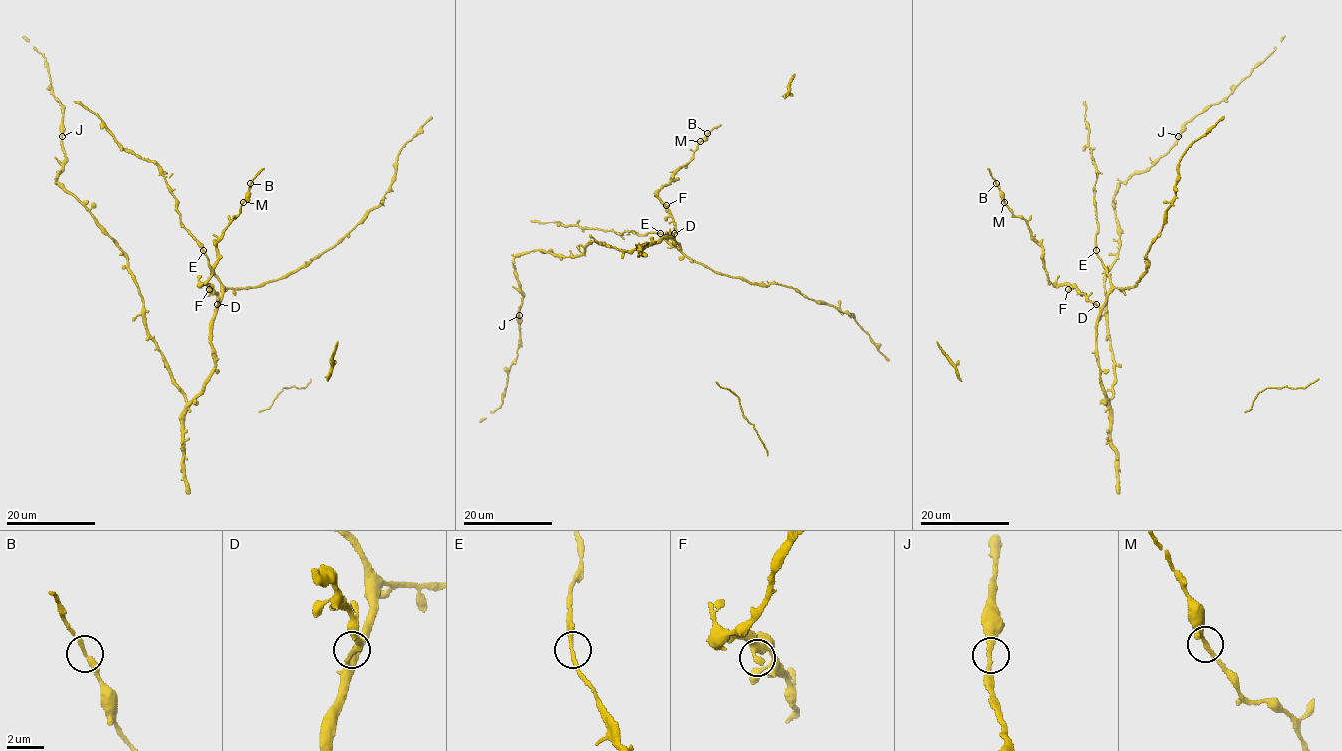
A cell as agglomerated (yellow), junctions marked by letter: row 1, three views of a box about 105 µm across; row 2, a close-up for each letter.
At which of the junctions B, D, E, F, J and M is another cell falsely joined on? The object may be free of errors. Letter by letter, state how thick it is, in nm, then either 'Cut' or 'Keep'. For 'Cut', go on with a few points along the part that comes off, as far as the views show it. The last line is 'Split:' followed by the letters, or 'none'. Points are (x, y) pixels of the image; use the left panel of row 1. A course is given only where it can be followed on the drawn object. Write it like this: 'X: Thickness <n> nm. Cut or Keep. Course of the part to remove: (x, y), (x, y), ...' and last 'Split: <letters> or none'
B: Thickness 280 nm. Keep
D: Thickness 240 nm. Keep
E: Thickness 240 nm. Keep
F: Thickness 240 nm. Keep
J: Thickness 240 nm. Keep
M: Thickness 240 nm. Keep
Split: none

